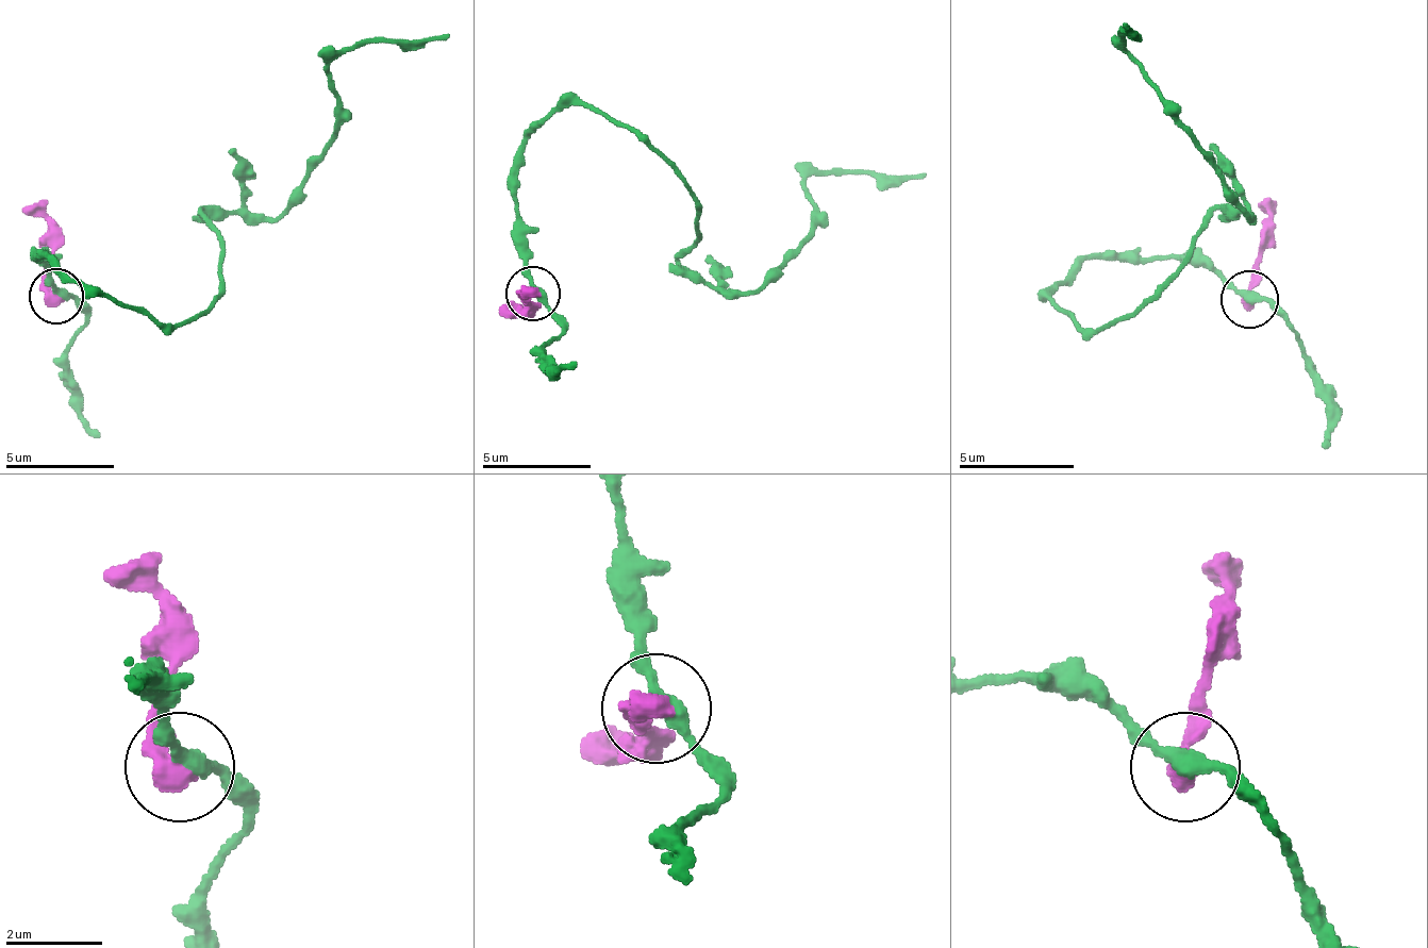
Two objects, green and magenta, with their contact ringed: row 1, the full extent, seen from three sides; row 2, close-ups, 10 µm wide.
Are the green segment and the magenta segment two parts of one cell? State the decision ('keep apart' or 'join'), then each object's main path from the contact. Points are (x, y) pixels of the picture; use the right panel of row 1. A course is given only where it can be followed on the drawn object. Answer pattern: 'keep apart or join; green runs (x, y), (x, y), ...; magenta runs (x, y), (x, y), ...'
keep apart; green runs (1251, 298), (1176, 258), (1096, 258), (1049, 298), (1113, 327), (1216, 205), (1245, 217), (1125, 21); magenta runs (1251, 298), (1257, 280), (1262, 205)

